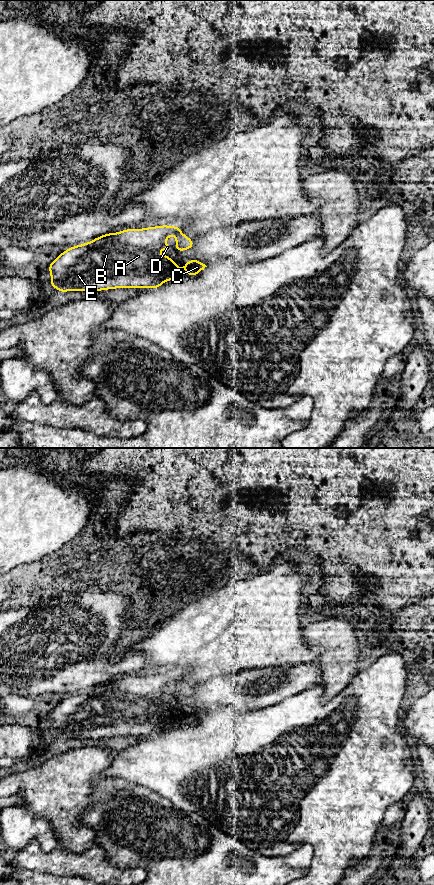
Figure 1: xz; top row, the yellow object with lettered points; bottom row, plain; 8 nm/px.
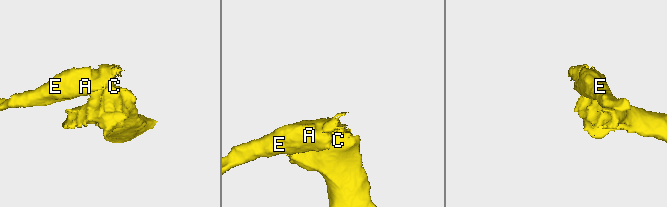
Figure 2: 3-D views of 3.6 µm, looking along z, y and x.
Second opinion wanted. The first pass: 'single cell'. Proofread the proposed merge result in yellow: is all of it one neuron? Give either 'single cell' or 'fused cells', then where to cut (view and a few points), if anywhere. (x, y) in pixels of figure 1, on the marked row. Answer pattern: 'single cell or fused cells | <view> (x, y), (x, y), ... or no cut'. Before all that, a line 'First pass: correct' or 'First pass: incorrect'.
First pass: incorrect
fused cells | xz (179, 232), (175, 234)

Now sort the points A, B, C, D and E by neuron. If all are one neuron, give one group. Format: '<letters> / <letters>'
A B D E / C

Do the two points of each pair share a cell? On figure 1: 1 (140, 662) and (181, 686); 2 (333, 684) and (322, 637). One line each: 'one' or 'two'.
1: two
2: one

